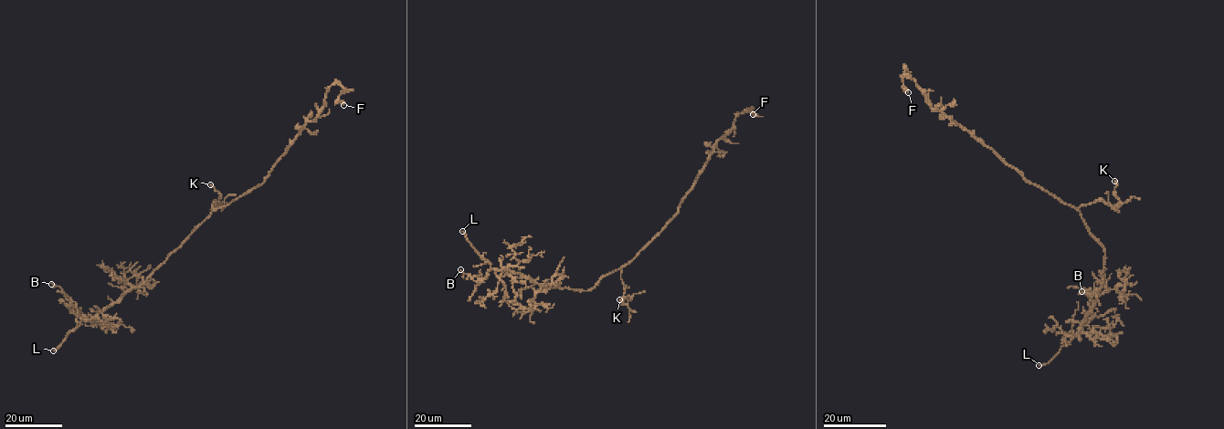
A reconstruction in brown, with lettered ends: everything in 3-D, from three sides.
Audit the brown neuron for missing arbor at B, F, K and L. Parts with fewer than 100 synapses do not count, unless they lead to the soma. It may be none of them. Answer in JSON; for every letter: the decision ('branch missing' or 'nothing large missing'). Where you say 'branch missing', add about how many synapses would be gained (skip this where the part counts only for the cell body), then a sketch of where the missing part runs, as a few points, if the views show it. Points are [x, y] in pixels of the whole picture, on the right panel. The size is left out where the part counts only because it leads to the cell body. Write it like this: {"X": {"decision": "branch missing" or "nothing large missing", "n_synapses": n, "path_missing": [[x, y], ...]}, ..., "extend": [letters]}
{"B": {"decision": "nothing large missing"}, "F": {"decision": "nothing large missing"}, "K": {"decision": "nothing large missing"}, "L": {"decision": "branch missing", "path_missing": [[1039, 365], [1029, 374], [1032, 380], [1034, 375]]}, "extend": ["L"]}

